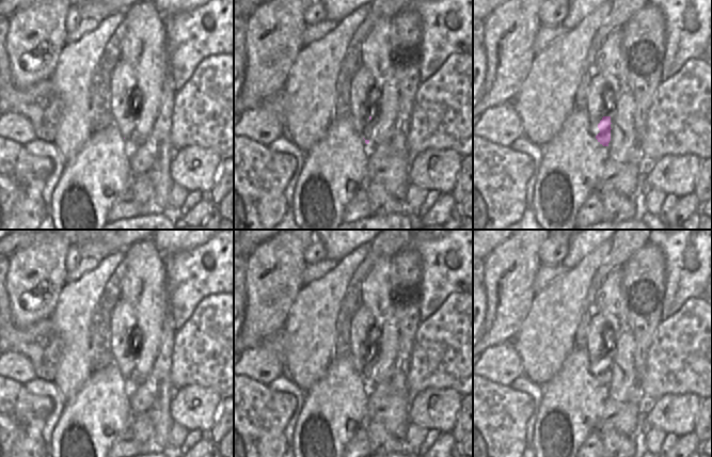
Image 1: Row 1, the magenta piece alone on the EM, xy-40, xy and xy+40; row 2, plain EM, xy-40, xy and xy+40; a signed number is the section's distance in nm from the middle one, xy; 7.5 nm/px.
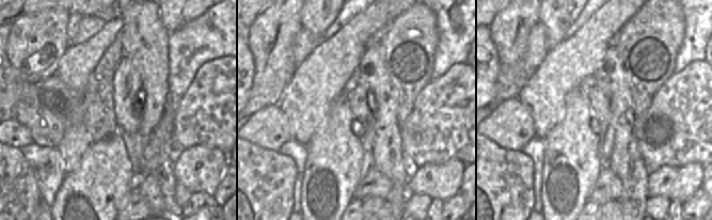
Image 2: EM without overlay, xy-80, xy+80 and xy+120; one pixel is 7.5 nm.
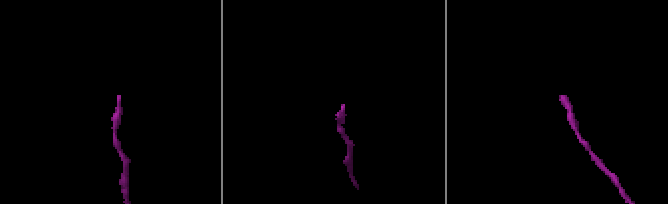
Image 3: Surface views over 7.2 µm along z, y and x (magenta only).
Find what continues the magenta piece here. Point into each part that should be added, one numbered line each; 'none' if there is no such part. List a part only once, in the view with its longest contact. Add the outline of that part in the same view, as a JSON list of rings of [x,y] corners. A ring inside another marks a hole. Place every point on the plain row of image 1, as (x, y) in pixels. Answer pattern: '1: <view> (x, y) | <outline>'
1: xy+40 (598, 335) | [[[594,311],[587,329],[587,352],[591,361],[591,374],[597,375],[600,369],[598,363],[603,356],[611,356],[611,333],[604,316]]]

